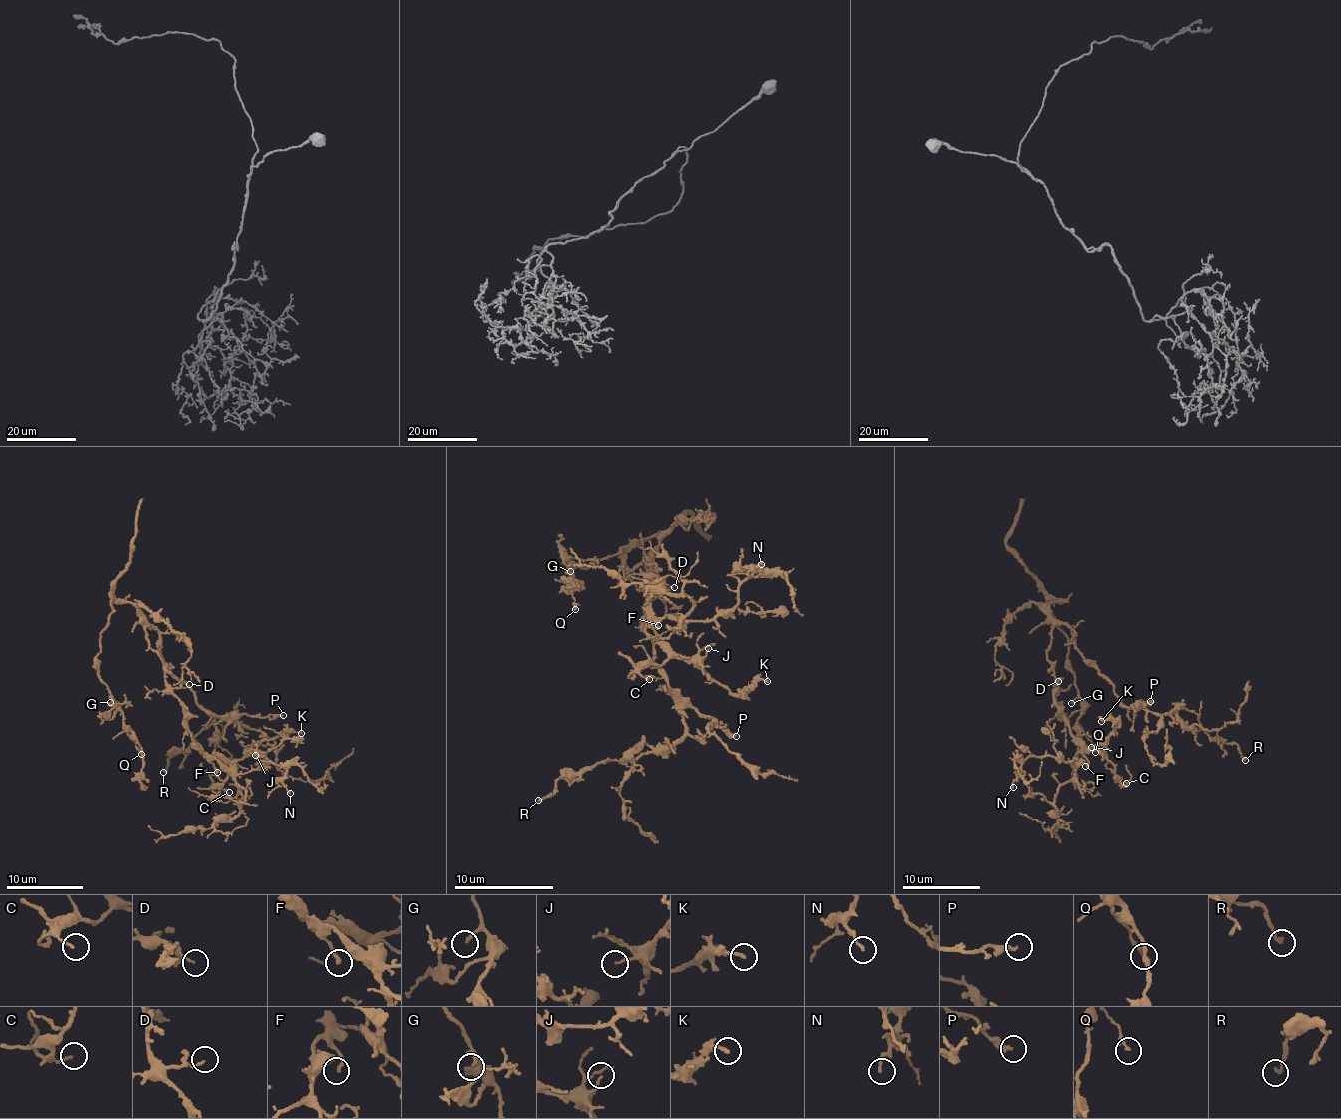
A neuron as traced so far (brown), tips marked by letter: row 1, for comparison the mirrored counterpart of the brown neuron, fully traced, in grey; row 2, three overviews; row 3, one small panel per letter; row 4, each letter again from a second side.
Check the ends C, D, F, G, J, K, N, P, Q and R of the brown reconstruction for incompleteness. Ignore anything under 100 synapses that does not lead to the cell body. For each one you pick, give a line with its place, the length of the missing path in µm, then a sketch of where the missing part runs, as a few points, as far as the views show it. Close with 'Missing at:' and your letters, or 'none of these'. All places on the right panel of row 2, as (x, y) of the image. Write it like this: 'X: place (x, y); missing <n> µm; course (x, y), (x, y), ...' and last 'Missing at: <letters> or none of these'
Missing at: none of these

